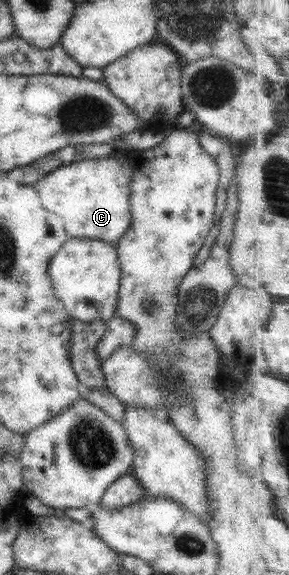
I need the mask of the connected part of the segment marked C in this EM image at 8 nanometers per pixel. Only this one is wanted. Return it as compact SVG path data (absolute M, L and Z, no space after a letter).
M117 154L103 158L91 158L63 165L50 173L43 175L35 184L34 189L39 193L45 211L57 215L64 222L65 232L69 237L79 237L105 241L115 244L131 227L130 180L133 167L130 155L123 158Z

